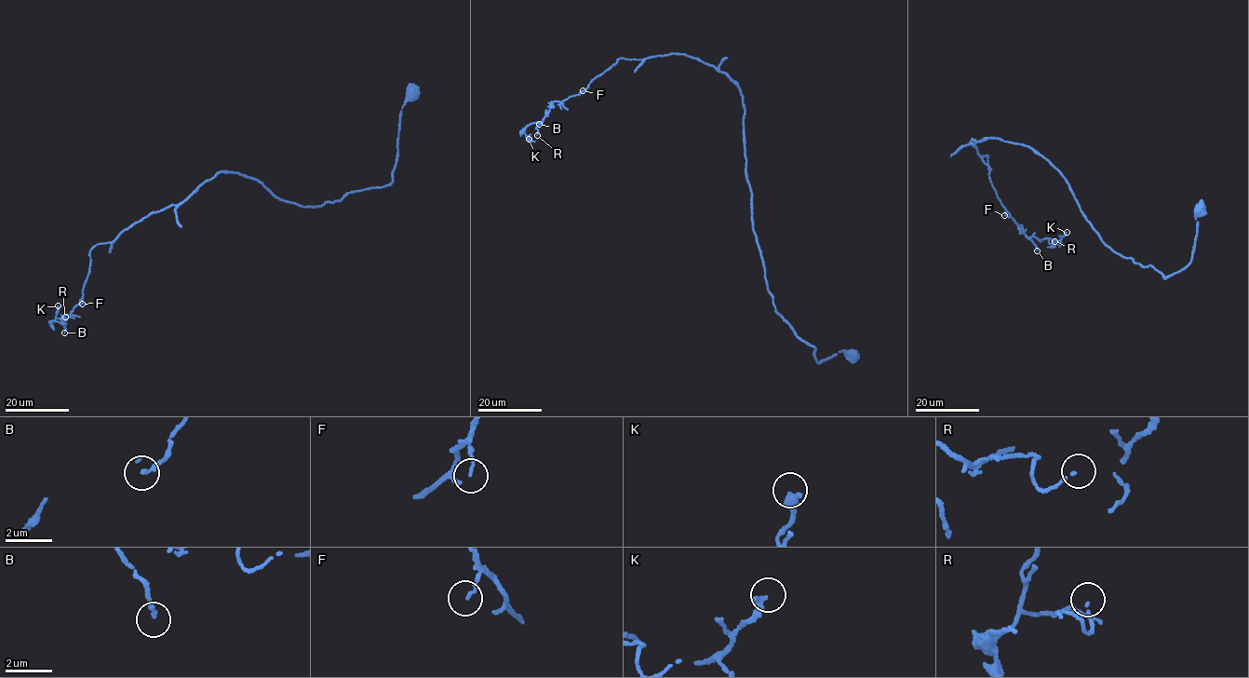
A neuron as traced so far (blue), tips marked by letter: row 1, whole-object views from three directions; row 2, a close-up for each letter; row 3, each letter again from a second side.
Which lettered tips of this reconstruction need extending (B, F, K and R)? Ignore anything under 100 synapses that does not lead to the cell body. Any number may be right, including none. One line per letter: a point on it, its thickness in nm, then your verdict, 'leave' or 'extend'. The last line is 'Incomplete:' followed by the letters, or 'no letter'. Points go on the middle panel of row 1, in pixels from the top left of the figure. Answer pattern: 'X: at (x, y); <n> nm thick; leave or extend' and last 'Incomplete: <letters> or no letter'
B: at (539, 124); 160 nm thick; leave
F: at (583, 90); 110 nm thick; leave
K: at (529, 139); 320 nm thick; leave
R: at (537, 135); 100 nm thick; leave
Incomplete: no letter

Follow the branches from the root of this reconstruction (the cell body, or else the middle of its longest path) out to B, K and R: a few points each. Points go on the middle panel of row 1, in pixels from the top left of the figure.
B: (852, 353), (818, 363), (775, 311), (753, 228), (745, 105), (726, 74), (683, 54), (621, 58), (539, 124)
K: (852, 353), (818, 363), (775, 311), (745, 105), (726, 74), (683, 54), (621, 58), (529, 139)
R: (852, 353), (818, 363), (775, 311), (745, 105), (726, 74), (683, 54), (621, 58), (553, 102), (537, 135)

